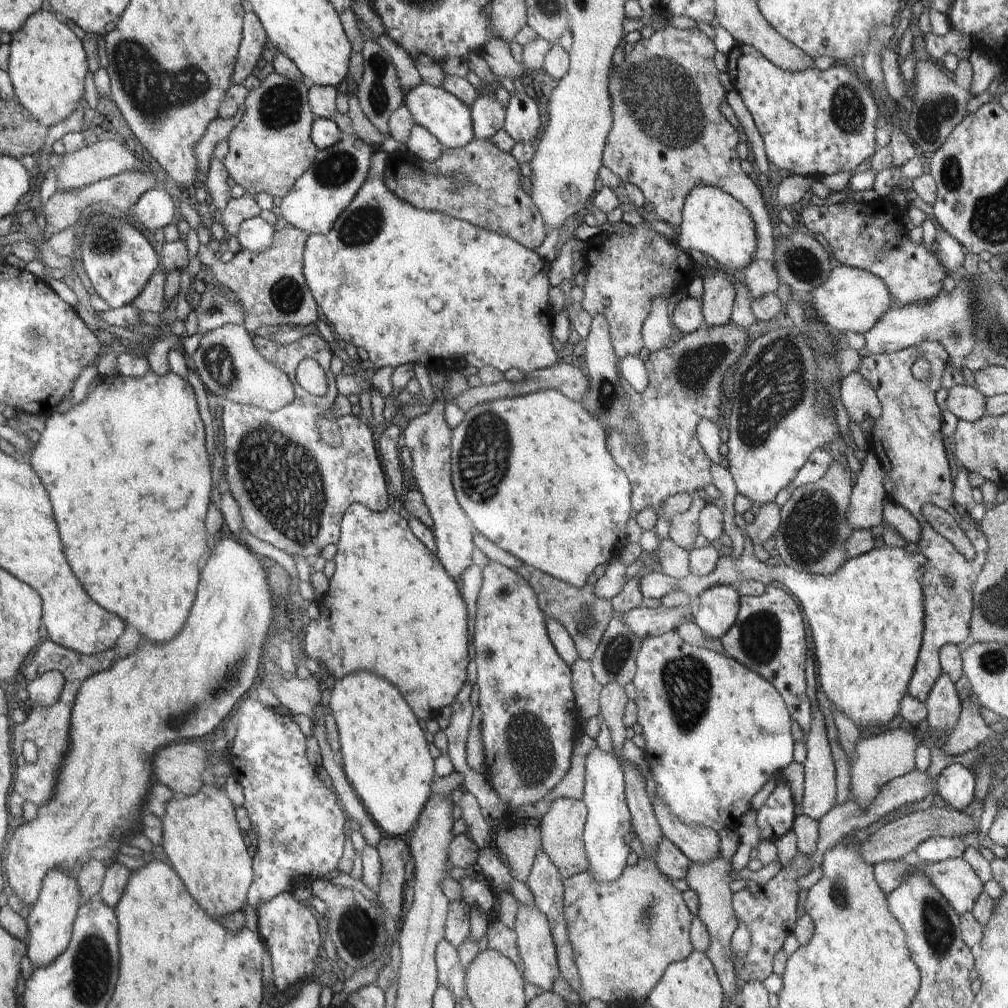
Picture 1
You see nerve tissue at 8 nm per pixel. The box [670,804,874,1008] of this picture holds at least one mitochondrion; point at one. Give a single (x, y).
(838, 891)

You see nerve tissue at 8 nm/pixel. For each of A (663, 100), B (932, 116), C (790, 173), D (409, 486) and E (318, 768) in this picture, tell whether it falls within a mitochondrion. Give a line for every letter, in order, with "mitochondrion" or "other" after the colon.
A: mitochondrion
B: mitochondrion
C: other
D: other
E: other

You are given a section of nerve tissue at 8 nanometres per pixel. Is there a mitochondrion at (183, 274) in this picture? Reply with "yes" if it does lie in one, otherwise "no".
no

